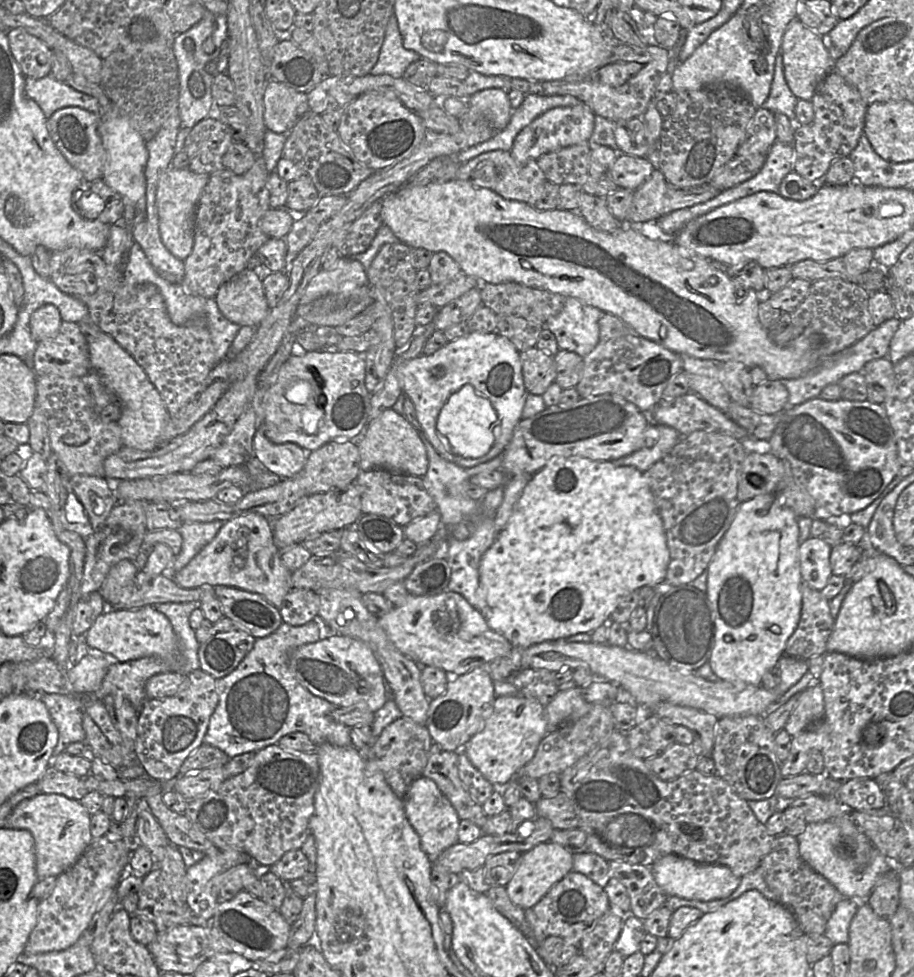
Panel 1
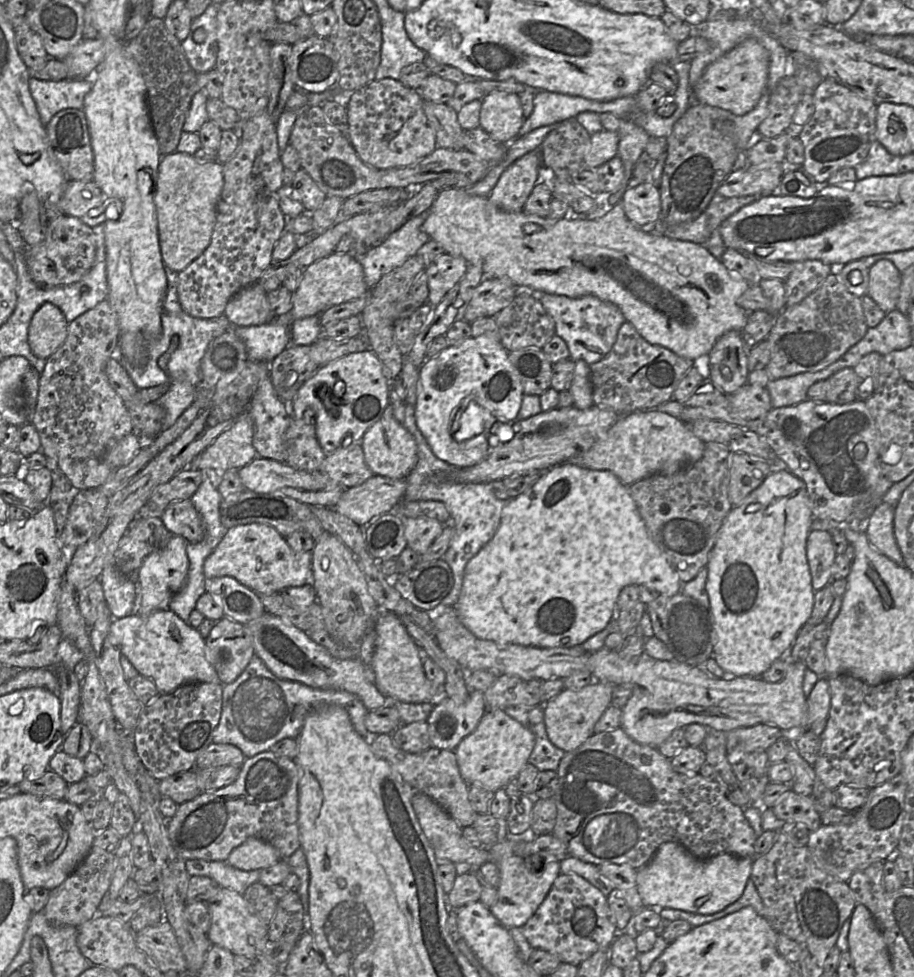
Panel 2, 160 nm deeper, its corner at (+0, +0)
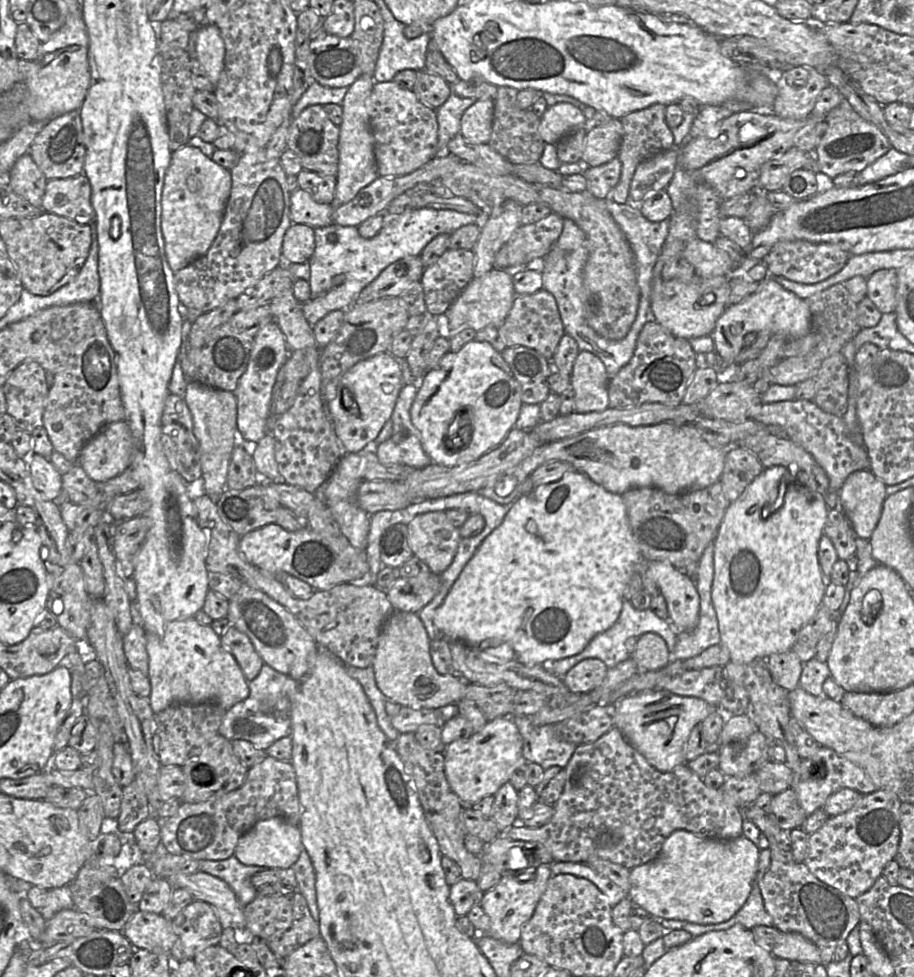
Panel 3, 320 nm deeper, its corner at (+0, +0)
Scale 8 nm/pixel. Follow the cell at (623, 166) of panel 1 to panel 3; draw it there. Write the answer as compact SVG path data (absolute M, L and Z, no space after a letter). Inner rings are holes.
M614 158L601 166L587 167L583 175L587 181L587 192L598 199L610 198L621 176L621 162Z

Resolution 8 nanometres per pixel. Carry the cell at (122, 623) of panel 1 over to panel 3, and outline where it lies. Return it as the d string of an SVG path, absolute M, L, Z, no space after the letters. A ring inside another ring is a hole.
M194 618L174 620L165 626L162 638L146 634L146 650L149 657L148 679L151 693L148 699L155 714L173 704L198 705L216 703L225 711L249 696L249 681L245 678L234 656L221 643L221 638L210 625L201 625Z

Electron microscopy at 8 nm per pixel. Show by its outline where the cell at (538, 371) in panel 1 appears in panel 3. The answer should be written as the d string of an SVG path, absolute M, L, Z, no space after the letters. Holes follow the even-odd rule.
M524 346L506 347L501 355L520 385L524 404L540 404L549 395L549 361L539 352Z

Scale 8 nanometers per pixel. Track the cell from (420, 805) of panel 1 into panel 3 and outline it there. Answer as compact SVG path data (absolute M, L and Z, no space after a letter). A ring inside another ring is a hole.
M541 864L536 868L533 875L529 871L510 870L504 873L499 883L484 892L480 905L490 918L488 934L505 943L519 943L523 926L531 919L541 896L547 888L549 879L552 877L550 864ZM515 875L524 875L525 880L519 880Z

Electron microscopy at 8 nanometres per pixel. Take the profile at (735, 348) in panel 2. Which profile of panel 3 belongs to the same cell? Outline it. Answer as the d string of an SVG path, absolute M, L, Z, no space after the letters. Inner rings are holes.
M771 277L758 283L760 285L755 293L741 303L725 309L710 334L714 341L714 351L726 364L734 363L743 349L745 335L750 332L768 331L772 335L798 339L811 331L811 312L807 301L786 290Z

